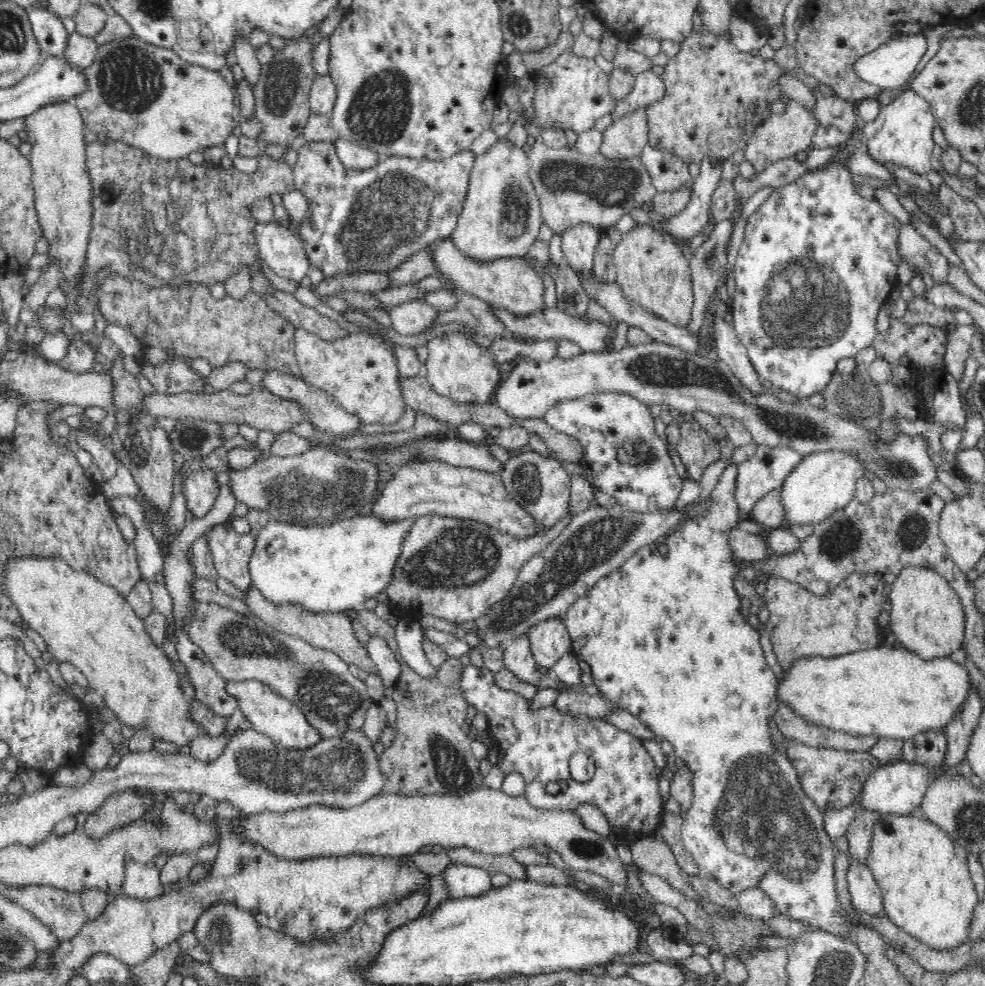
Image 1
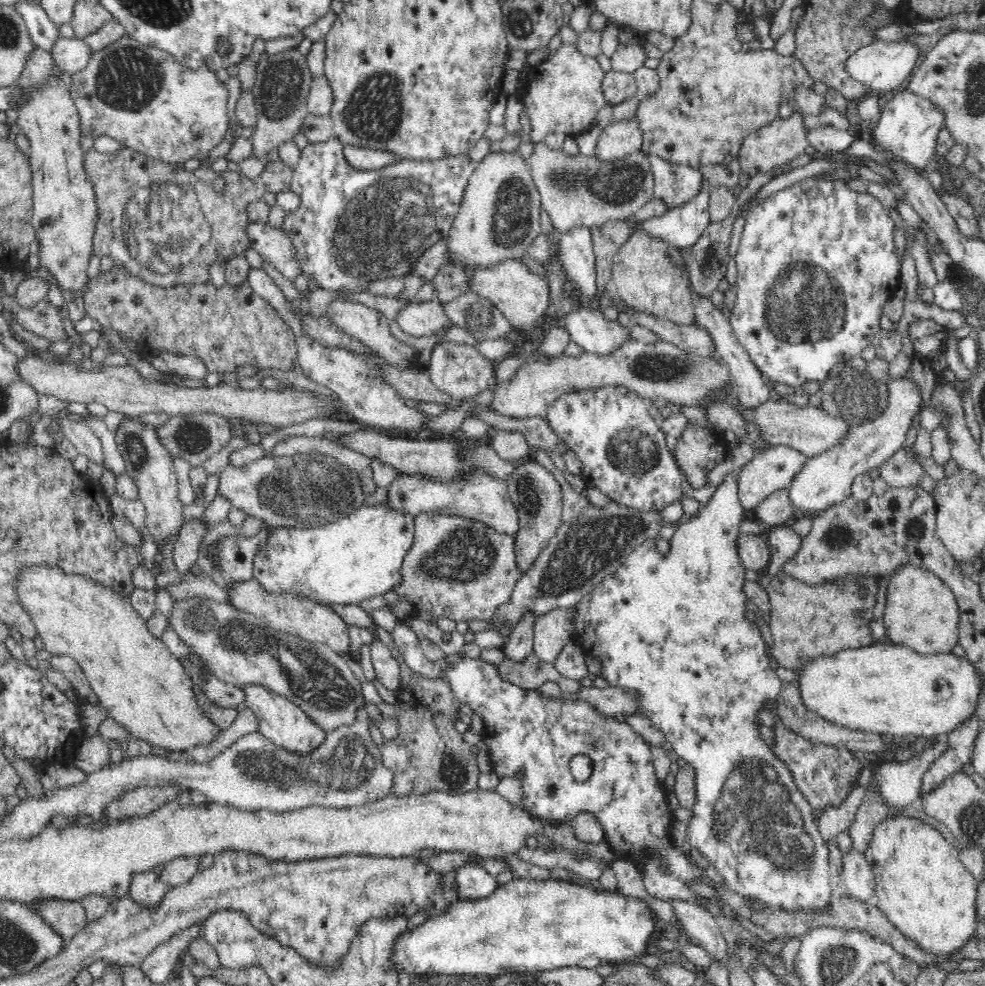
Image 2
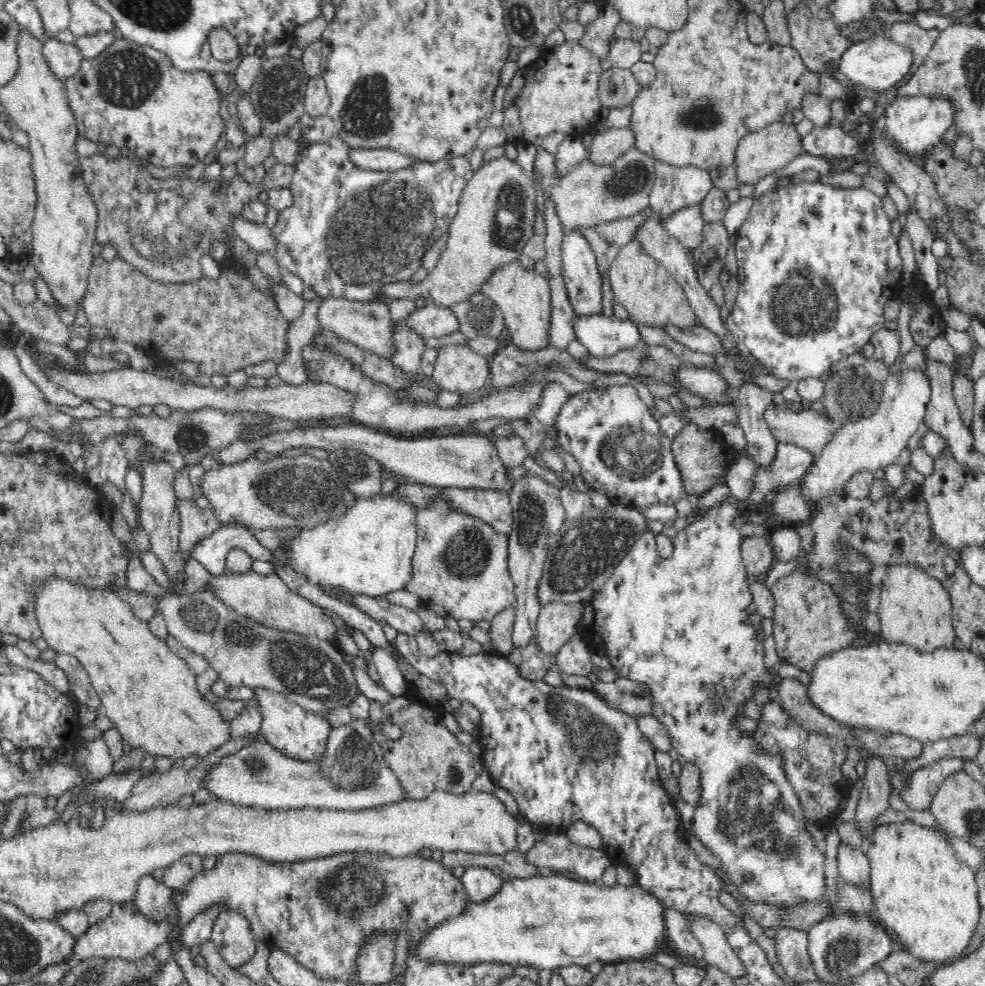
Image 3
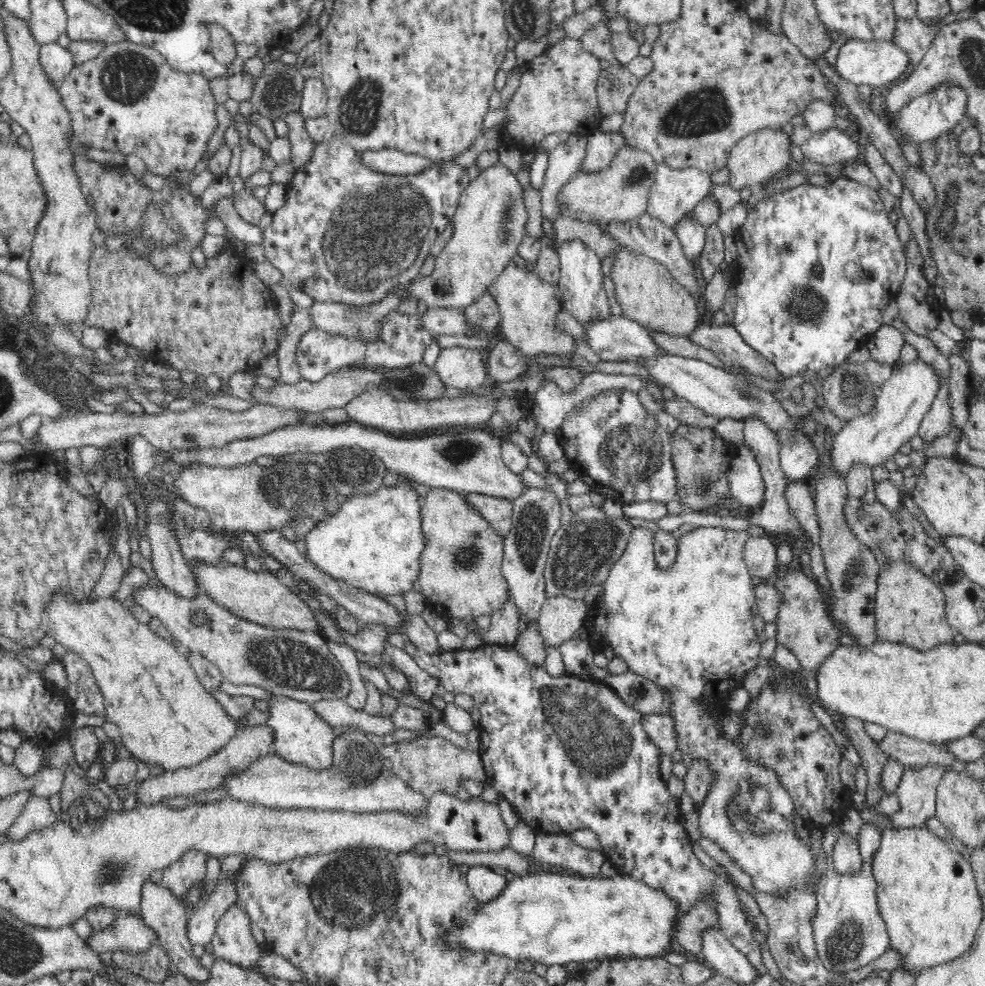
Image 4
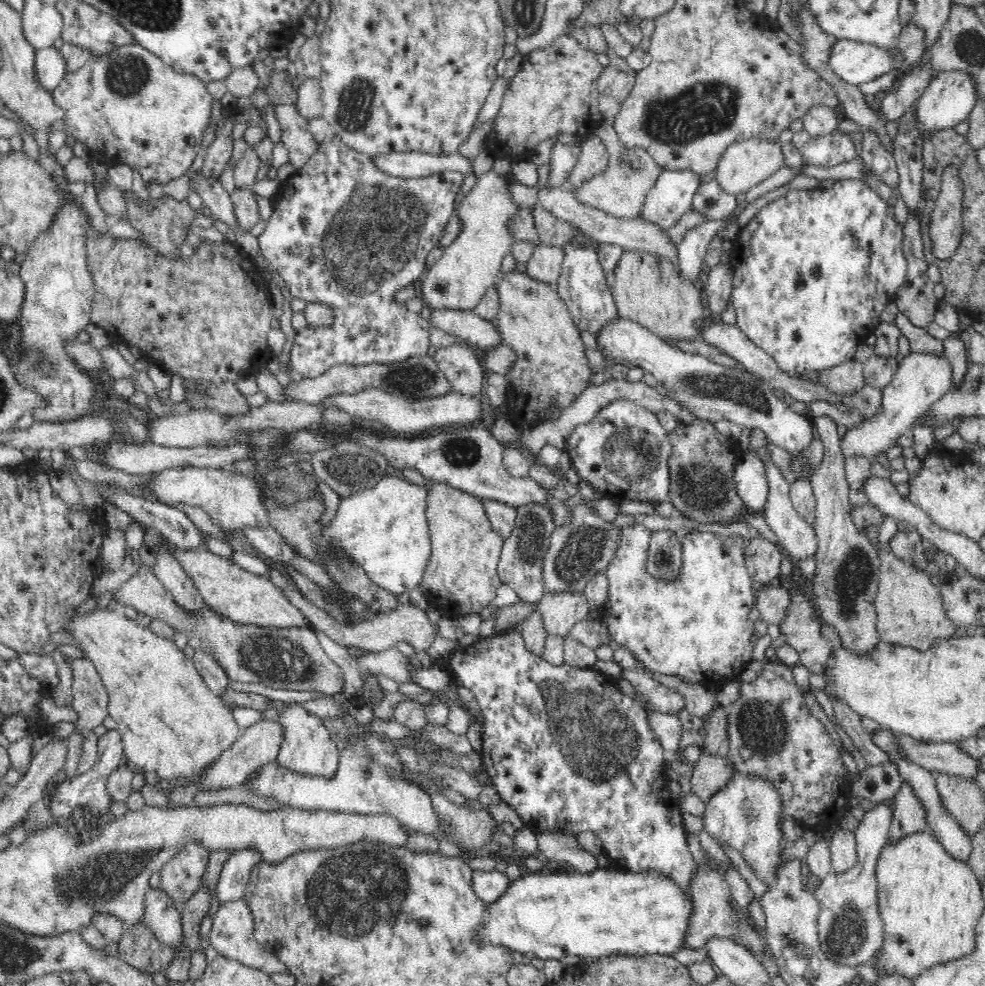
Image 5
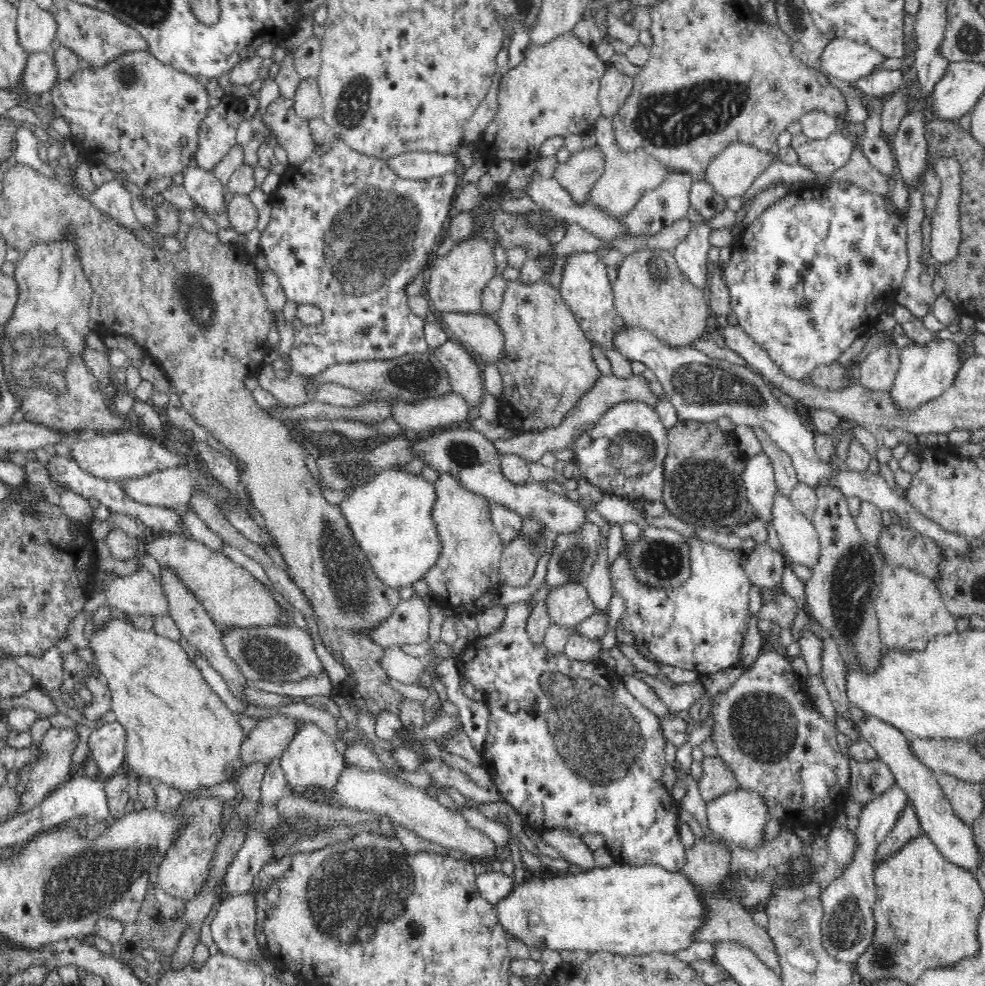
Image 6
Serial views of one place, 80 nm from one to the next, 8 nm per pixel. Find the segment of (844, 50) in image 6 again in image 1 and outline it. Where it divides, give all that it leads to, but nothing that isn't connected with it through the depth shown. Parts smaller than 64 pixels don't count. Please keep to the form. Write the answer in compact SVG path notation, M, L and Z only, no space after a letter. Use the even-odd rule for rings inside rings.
M923 33L900 36L898 39L892 38L881 44L874 52L866 54L864 58L855 62L852 67L853 76L882 89L903 87L904 83L910 80L910 76L914 74L914 70L926 54L927 44Z

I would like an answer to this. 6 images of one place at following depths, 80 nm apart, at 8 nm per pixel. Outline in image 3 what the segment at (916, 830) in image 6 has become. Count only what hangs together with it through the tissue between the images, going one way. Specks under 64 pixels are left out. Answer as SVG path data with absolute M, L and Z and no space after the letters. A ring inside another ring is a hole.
M945 757L914 772L910 776L910 788L901 792L902 799L912 809L930 809L935 792L948 776L961 771L965 762L962 757Z

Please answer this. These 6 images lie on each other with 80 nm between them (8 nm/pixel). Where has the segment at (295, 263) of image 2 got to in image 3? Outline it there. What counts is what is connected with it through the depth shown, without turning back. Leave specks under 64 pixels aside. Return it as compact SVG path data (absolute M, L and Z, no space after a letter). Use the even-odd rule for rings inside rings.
M243 216L236 217L233 220L233 229L240 239L247 242L250 249L260 253L276 254L277 240L265 223L253 223Z

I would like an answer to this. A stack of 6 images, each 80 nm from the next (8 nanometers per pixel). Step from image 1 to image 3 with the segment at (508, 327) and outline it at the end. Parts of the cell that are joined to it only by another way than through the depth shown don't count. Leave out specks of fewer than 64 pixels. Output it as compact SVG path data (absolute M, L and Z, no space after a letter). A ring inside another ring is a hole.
M602 314L576 315L573 321L575 339L588 354L606 358L624 348L643 343L633 320L605 318Z

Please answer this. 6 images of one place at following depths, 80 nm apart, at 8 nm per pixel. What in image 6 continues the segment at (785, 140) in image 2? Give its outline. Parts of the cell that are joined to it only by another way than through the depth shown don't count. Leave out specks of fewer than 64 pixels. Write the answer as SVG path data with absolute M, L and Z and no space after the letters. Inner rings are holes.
M732 143L719 152L706 170L705 180L724 198L742 196L758 180L768 167L778 162L778 155L769 150L762 150L753 144Z

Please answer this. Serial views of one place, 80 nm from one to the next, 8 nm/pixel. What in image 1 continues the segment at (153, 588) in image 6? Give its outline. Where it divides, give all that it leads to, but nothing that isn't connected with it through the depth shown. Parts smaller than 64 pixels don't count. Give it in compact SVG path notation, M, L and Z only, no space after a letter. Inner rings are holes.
M216 603L198 604L187 633L211 660L225 680L259 680L280 696L294 703L316 729L328 740L342 737L348 729L361 730L372 701L361 681L348 669L349 664L336 653L314 648L306 641L278 632L256 615L240 616Z

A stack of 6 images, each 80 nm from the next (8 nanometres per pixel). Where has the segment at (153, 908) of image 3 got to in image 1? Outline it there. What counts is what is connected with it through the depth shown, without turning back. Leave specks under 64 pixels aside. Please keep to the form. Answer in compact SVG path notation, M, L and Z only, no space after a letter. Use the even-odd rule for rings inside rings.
M126 856L124 866L125 878L121 895L146 900L163 894L163 883L159 878L160 869L153 860L142 864Z

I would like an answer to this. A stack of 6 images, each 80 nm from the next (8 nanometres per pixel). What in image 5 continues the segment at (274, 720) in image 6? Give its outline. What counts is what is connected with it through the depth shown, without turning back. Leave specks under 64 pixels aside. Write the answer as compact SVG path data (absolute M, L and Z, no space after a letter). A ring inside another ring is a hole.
M259 720L249 727L241 730L241 734L226 751L213 763L207 767L200 775L194 779L175 779L174 781L160 780L156 785L148 785L154 787L156 791L162 791L164 794L174 792L179 786L187 787L195 785L197 788L218 789L233 785L242 785L246 778L254 772L254 770L277 760L280 744L283 742L282 725L278 721Z

